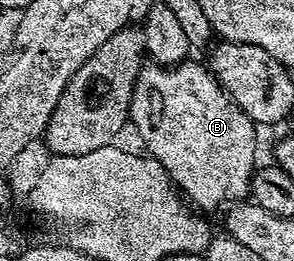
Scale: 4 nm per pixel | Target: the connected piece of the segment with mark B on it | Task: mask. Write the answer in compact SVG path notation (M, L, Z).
M187 60L176 66L143 65L138 73L138 85L132 92L129 121L138 129L143 144L150 149L147 150L149 157L161 164L171 183L187 199L190 197L189 201L195 207L198 205L199 211L241 203L249 195L250 179L256 169L254 153L258 150L258 142L254 139L256 124L236 105L226 93L225 86L203 63L201 66L198 62Z

